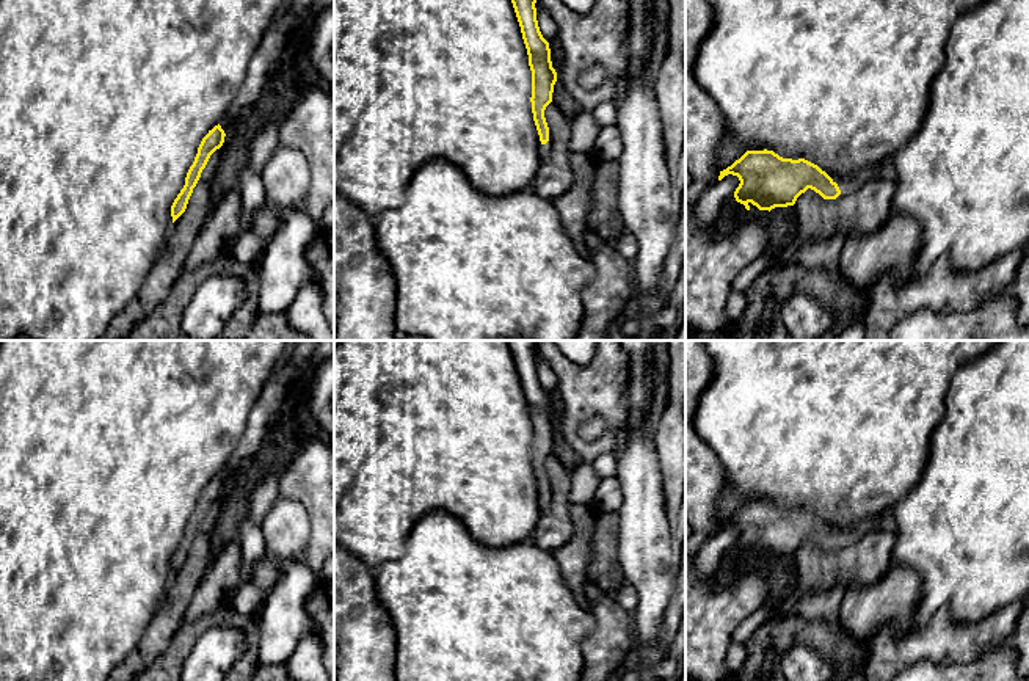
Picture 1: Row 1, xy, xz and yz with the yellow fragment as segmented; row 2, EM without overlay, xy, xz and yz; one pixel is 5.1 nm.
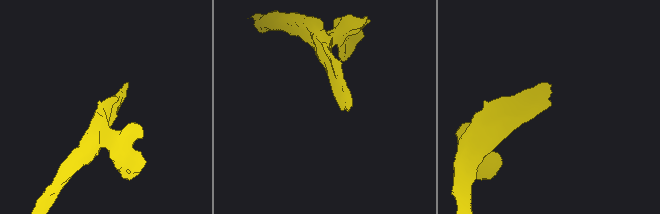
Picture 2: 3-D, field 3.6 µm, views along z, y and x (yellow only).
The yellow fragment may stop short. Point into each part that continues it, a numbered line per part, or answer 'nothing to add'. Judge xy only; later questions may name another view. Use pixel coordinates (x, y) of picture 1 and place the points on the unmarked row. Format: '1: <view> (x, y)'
nothing to add

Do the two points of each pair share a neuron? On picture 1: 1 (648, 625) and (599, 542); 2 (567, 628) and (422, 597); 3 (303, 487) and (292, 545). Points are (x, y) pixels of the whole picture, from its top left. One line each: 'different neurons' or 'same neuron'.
1: different neurons
2: same neuron
3: different neurons

